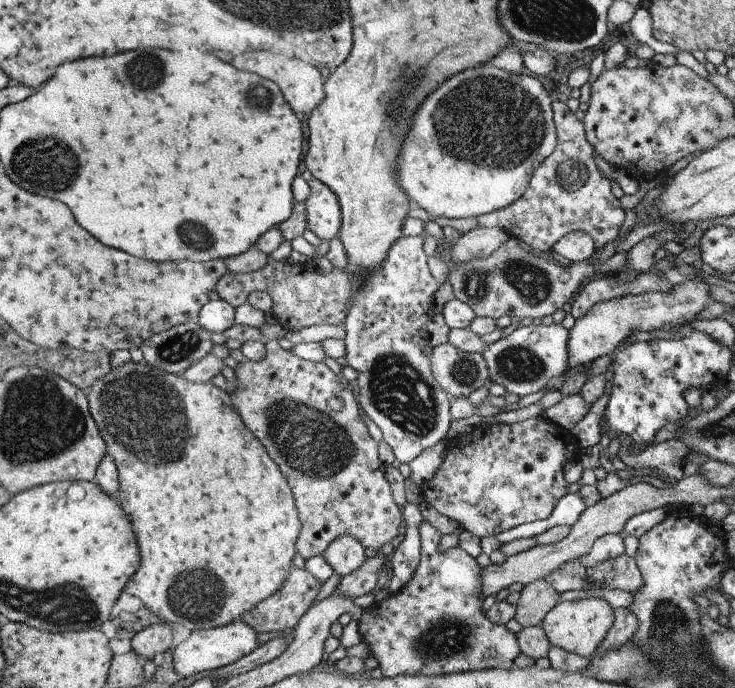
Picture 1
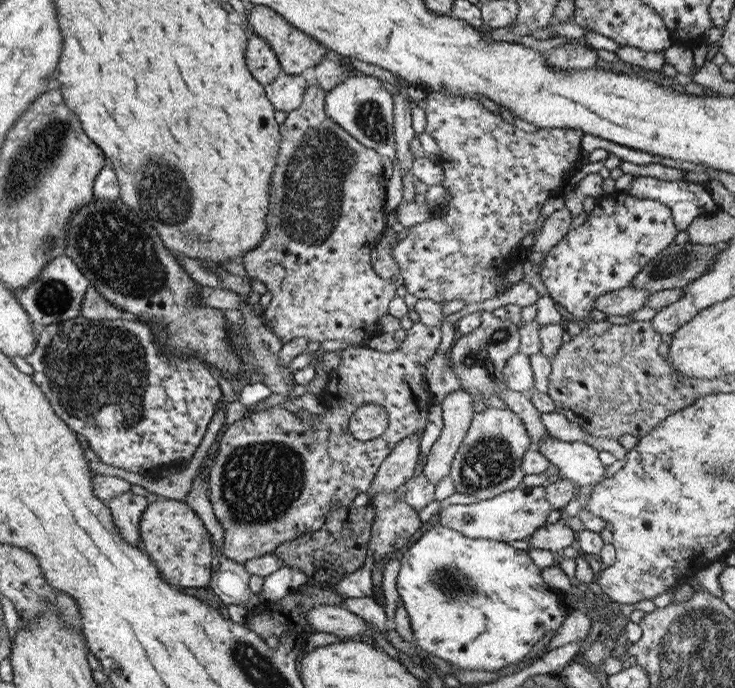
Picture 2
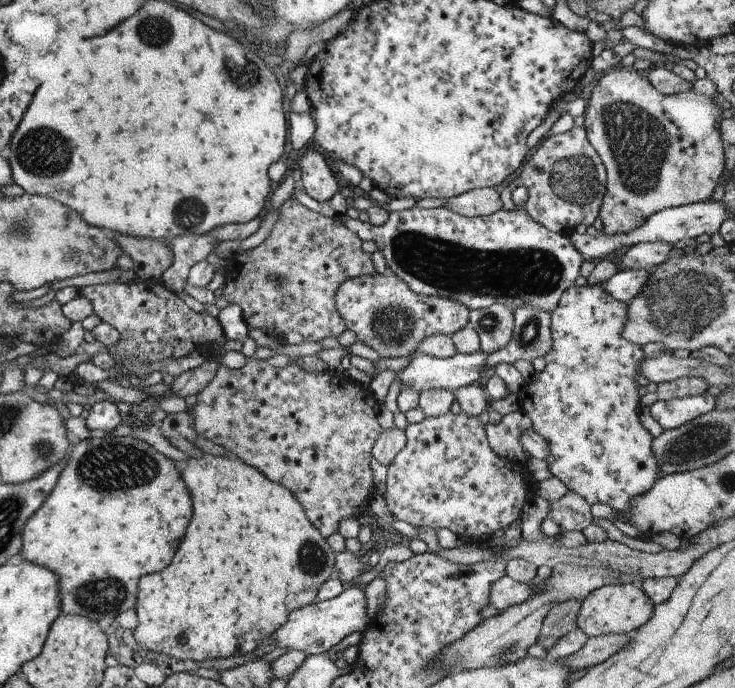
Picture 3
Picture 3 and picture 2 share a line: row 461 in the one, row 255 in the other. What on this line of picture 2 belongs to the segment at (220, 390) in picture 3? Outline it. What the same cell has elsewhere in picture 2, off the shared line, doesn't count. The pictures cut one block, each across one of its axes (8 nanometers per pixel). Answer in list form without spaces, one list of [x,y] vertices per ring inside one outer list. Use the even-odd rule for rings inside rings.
[[[317,84],[307,87],[303,95],[303,102],[290,113],[287,113],[286,121],[279,126],[281,135],[280,150],[270,178],[270,203],[268,203],[268,213],[266,213],[266,233],[262,241],[242,256],[242,264],[246,272],[254,280],[264,282],[272,300],[264,310],[263,318],[268,318],[272,325],[272,332],[280,338],[282,344],[286,344],[294,338],[308,338],[310,342],[322,342],[323,340],[344,340],[351,346],[364,347],[377,334],[382,333],[378,326],[378,320],[389,313],[389,306],[392,299],[396,297],[396,289],[399,284],[397,278],[385,279],[375,272],[370,260],[372,250],[378,245],[384,231],[388,227],[387,215],[384,208],[384,191],[386,191],[386,178],[381,170],[381,155],[375,150],[368,148],[357,142],[346,130],[342,129],[325,110],[325,96],[320,86]]]

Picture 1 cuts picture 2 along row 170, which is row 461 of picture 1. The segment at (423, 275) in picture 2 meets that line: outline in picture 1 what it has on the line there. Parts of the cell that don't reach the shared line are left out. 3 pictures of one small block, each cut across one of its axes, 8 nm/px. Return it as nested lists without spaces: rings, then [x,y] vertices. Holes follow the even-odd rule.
[[[541,417],[515,424],[481,423],[470,434],[455,440],[452,448],[446,450],[436,474],[421,486],[422,496],[440,514],[458,522],[464,531],[489,544],[496,534],[504,530],[540,521],[552,514],[560,498],[568,494],[569,484],[564,478],[564,467],[566,463],[576,461],[580,452],[577,438],[570,431]]]

